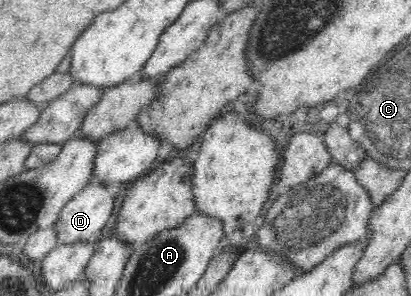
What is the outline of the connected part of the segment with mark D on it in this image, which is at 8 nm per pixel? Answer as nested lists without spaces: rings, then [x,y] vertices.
[[[91,182],[80,193],[77,193],[59,212],[53,223],[55,241],[58,246],[74,246],[75,244],[92,243],[99,236],[104,225],[108,223],[112,209],[116,189],[110,189]]]

